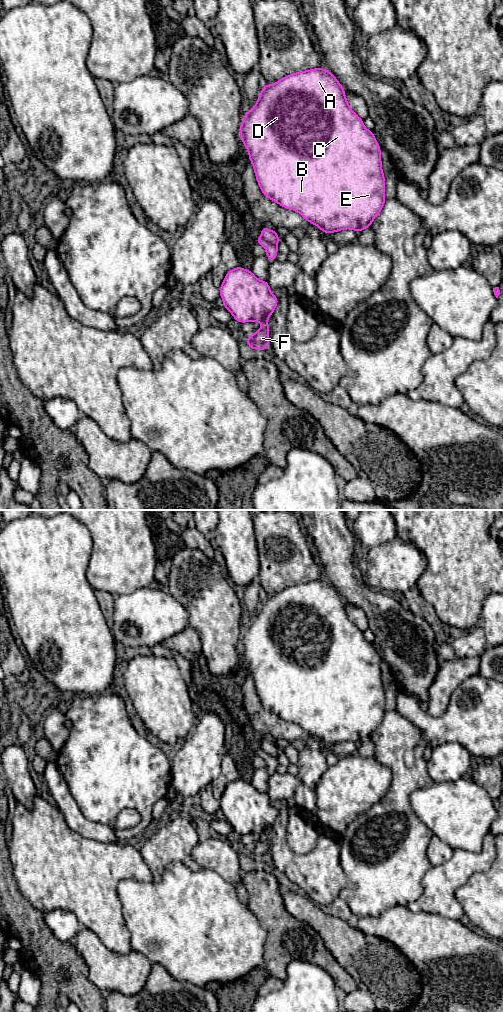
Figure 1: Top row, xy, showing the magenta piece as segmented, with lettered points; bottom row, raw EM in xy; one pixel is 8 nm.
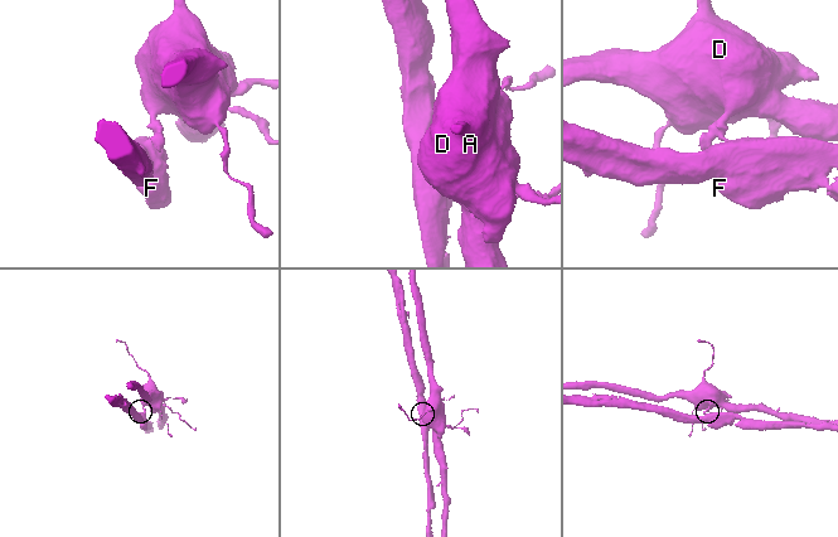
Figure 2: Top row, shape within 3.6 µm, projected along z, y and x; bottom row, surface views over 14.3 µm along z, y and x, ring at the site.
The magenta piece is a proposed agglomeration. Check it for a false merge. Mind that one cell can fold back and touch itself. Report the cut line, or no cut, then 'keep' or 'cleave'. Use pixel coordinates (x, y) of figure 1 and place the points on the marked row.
xy (261, 236), (276, 246) | cleave

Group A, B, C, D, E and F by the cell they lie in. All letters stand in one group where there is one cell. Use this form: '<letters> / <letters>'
A B C D E / F

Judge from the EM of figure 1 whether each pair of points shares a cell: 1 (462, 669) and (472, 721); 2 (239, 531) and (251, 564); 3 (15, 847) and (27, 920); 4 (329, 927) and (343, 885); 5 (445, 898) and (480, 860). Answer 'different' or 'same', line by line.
1: different
2: same
3: different
4: different
5: same

